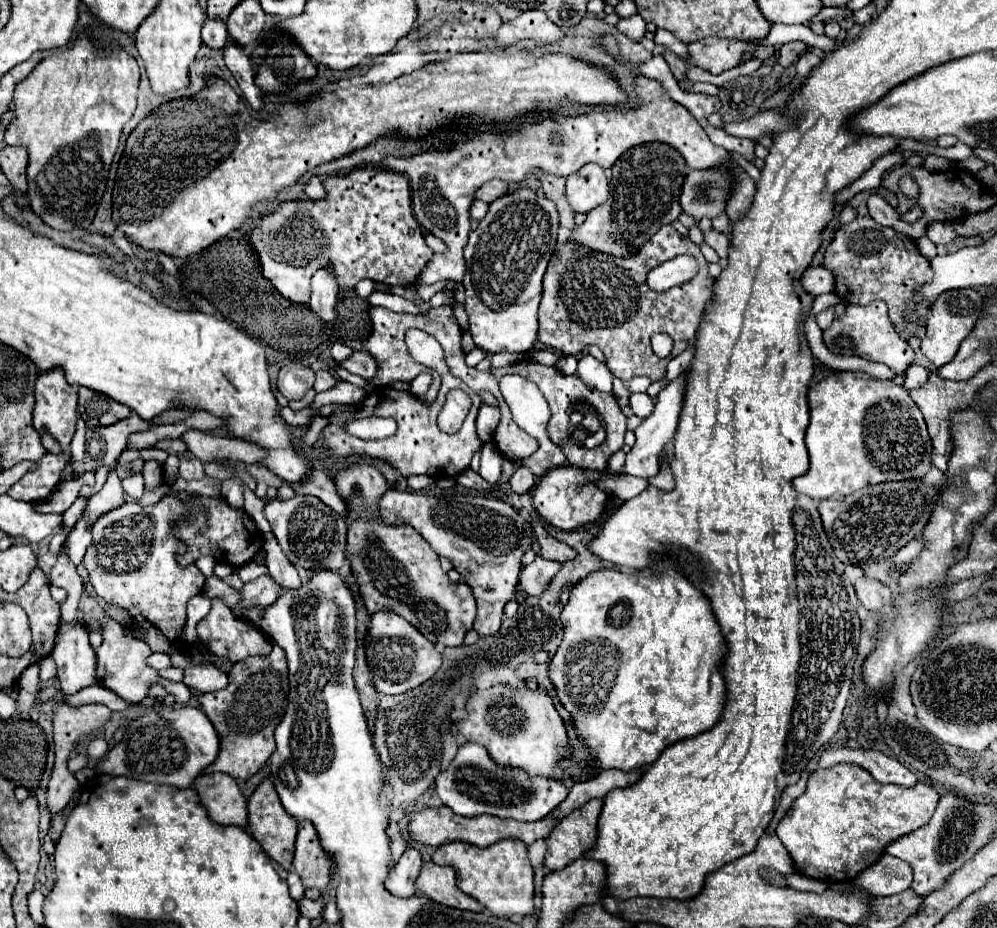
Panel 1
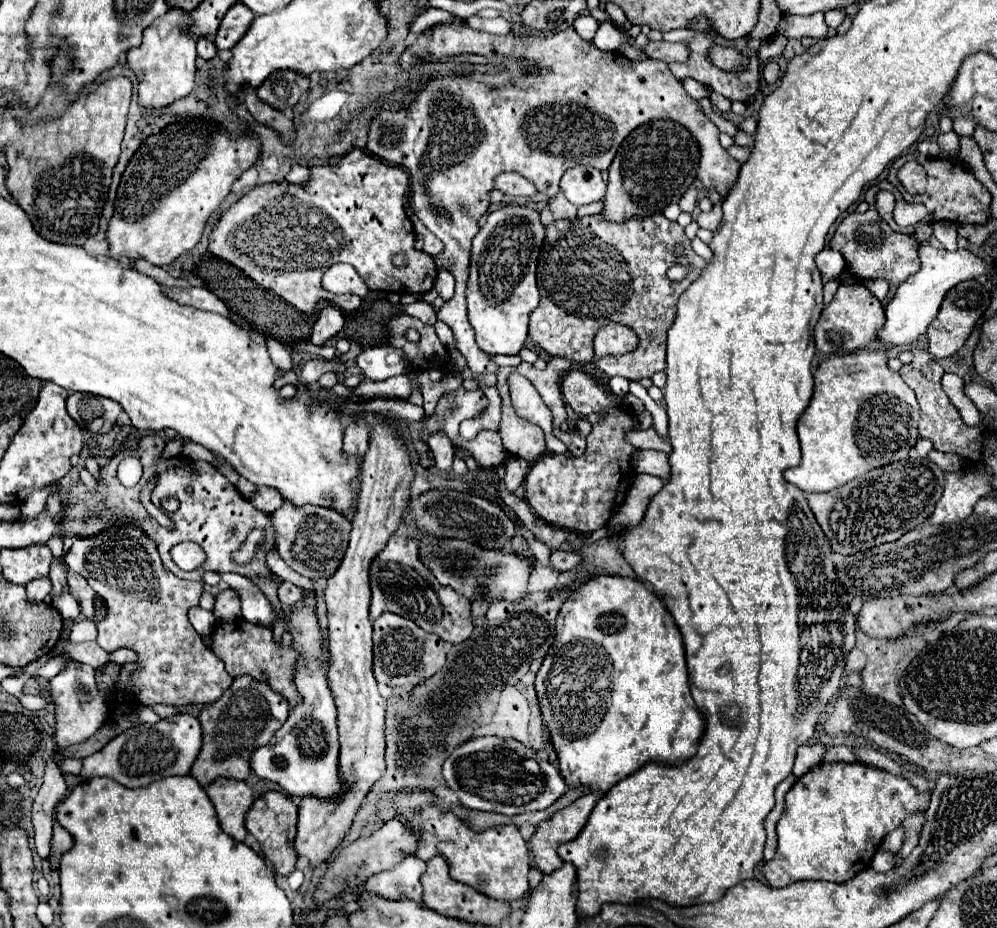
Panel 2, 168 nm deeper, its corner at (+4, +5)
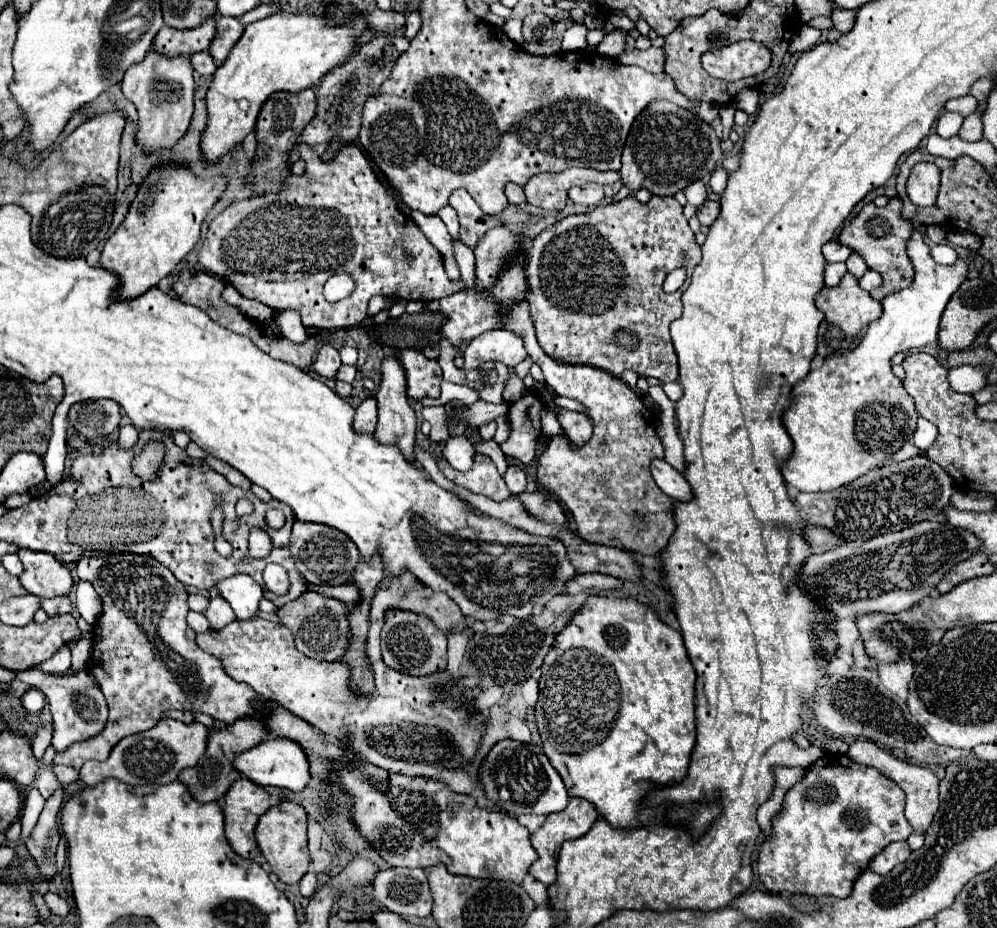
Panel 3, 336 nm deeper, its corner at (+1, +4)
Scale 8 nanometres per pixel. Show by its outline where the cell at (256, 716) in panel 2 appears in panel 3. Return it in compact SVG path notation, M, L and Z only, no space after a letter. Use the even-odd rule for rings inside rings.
M257 713L255 717L239 719L239 721L235 721L233 725L229 725L229 727L225 727L225 729L221 729L221 731L215 731L215 729L213 729L211 735L209 735L209 743L207 743L205 755L199 759L199 763L197 763L195 767L183 769L183 773L179 773L179 781L181 781L181 783L189 789L189 793L191 793L197 801L201 801L201 803L221 801L221 799L225 797L227 789L231 787L231 783L241 777L241 775L231 767L233 759L235 759L239 753L243 753L243 751L259 745L259 743L261 743L263 739L267 739L267 737L269 737L269 733L267 733L267 729L265 729L263 715L261 715L261 713Z

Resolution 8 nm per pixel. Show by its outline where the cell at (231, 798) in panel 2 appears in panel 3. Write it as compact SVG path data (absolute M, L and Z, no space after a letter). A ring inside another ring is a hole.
M245 777L237 779L227 791L223 799L225 835L235 853L239 853L241 857L253 859L259 853L255 841L255 827L259 817L269 807L269 793Z

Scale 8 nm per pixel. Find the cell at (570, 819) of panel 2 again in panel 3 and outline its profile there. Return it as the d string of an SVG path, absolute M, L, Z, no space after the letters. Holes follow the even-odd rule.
M569 799L569 805L567 805L565 811L547 815L545 823L531 835L531 843L533 843L533 847L535 847L537 855L539 855L539 859L531 865L529 873L531 873L537 881L541 881L541 883L545 883L545 885L555 883L555 879L557 879L555 865L557 865L557 855L559 855L561 845L563 845L565 841L569 841L569 839L579 839L579 837L583 837L583 835L591 829L591 825L595 823L597 817L599 817L599 815L597 815L597 809L595 809L589 801L585 801L585 799Z

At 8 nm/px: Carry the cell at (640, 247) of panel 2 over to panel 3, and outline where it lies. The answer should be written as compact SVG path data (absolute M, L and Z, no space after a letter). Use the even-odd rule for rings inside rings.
M627 197L627 199L621 199L617 203L607 203L607 205L599 205L597 209L589 211L589 213L583 213L583 215L569 215L565 217L563 221L557 221L553 223L551 227L543 229L533 241L531 241L531 247L527 251L527 283L529 283L529 293L527 293L527 301L529 301L529 307L531 307L531 319L535 323L535 331L537 331L537 339L539 339L539 345L543 347L543 351L557 359L557 361L563 361L563 363L571 363L571 365L591 365L591 367L599 367L603 371L609 371L613 375L621 375L625 369L633 369L637 371L639 375L643 377L657 377L661 383L669 383L669 381L677 381L679 379L679 365L677 365L677 357L675 357L675 349L673 349L673 343L671 343L671 335L669 335L669 325L681 317L681 311L683 311L683 305L681 305L681 293L683 293L683 287L687 289L689 283L691 283L691 273L693 269L699 265L701 261L701 247L695 243L695 237L693 237L693 231L689 229L687 225L687 219L683 215L683 205L679 205L679 201L675 197L651 197L647 203L641 203L637 201L635 197ZM683 267L687 271L687 281L683 283L683 287L675 293L665 293L663 291L663 281L665 277L673 271L673 269L679 269ZM615 331L631 331L637 335L639 343L637 347L633 349L625 349L621 347L617 341L615 341Z

